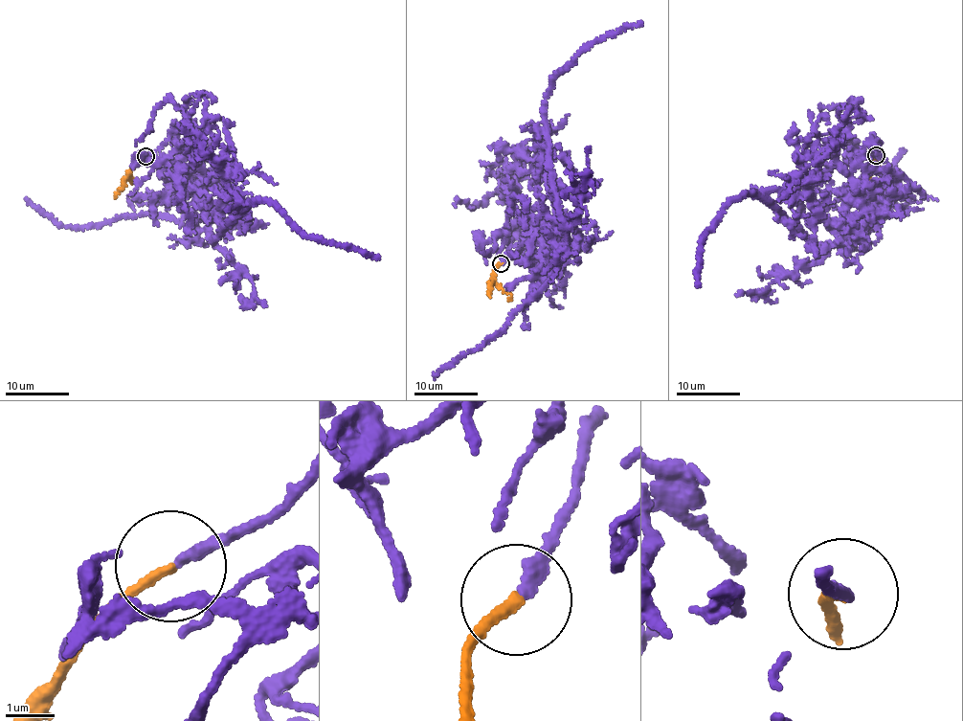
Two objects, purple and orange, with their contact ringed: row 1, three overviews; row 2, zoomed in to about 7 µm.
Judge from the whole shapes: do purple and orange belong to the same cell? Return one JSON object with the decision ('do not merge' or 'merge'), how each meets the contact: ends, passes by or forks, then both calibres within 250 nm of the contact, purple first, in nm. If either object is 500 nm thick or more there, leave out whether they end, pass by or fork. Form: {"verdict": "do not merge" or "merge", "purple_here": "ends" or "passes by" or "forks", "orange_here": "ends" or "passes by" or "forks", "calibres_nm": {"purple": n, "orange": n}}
{"verdict": "merge", "purple_here": "ends", "orange_here": "ends", "calibres_nm": {"purple": 280, "orange": 200}}

